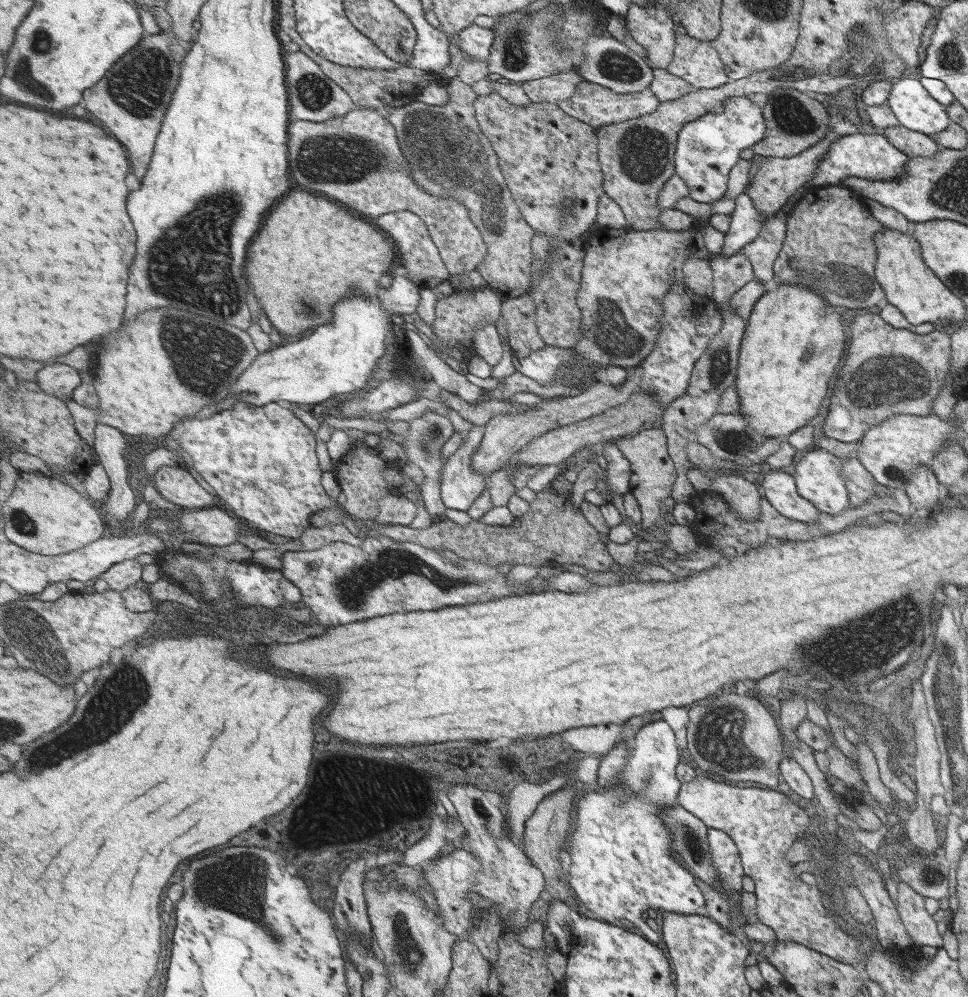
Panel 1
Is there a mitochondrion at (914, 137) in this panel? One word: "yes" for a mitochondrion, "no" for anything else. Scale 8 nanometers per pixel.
no

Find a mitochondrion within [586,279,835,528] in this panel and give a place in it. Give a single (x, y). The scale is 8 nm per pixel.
(719, 370)

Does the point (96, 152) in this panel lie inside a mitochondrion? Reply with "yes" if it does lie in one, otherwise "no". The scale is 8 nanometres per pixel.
no

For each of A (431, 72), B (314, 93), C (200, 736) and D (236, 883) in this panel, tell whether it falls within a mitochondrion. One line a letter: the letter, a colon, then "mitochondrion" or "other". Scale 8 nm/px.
A: other
B: mitochondrion
C: other
D: mitochondrion

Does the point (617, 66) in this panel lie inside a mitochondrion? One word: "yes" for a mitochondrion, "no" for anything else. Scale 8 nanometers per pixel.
yes

